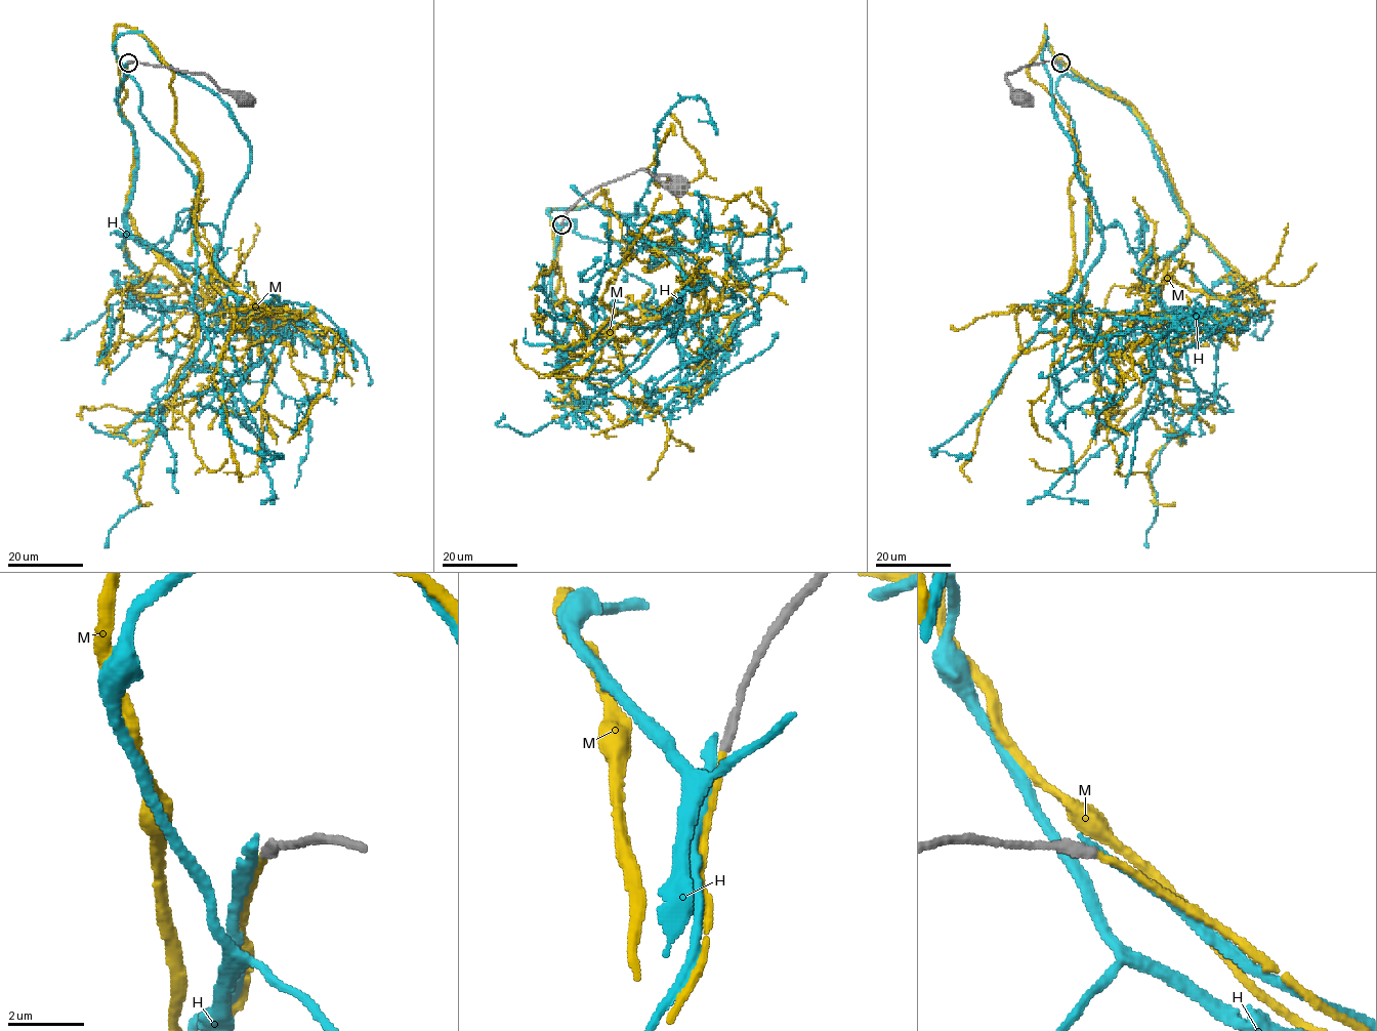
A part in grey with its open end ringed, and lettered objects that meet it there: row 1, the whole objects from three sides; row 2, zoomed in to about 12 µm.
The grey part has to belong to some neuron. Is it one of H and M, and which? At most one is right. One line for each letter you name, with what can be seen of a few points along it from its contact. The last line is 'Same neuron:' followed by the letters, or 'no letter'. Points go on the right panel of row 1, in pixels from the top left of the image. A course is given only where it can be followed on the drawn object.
M: course (1060, 63), (1093, 86), (1045, 25), (1028, 71), (1076, 143), (1074, 267), (1016, 315), (971, 482)
Same neuron: M

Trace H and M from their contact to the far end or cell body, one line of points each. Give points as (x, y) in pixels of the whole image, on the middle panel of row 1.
H: (561, 224), (551, 278), (549, 210), (662, 215), (665, 321), (683, 274), (651, 258)
M: (562, 224), (554, 256), (546, 210), (606, 192), (614, 239), (677, 222), (678, 197), (648, 170), (671, 134)

